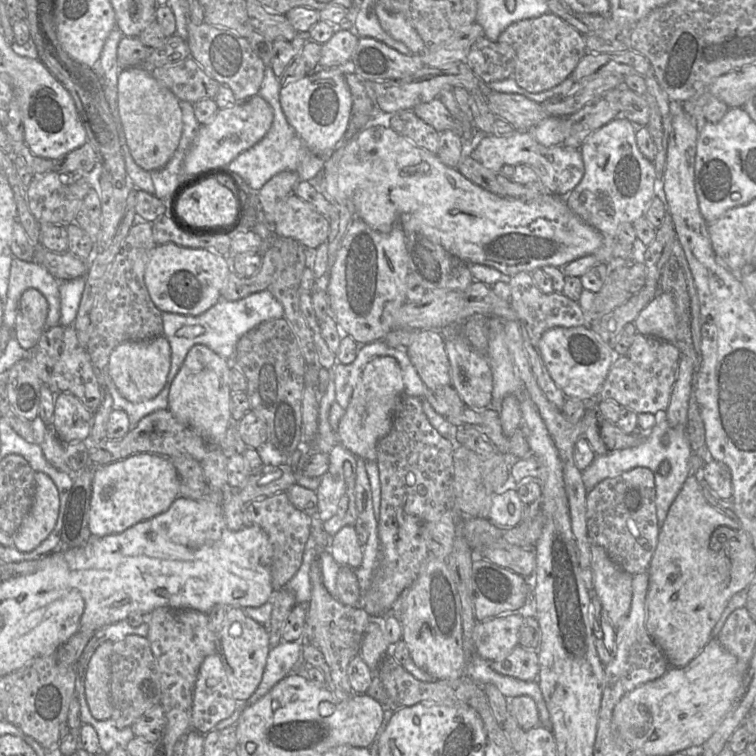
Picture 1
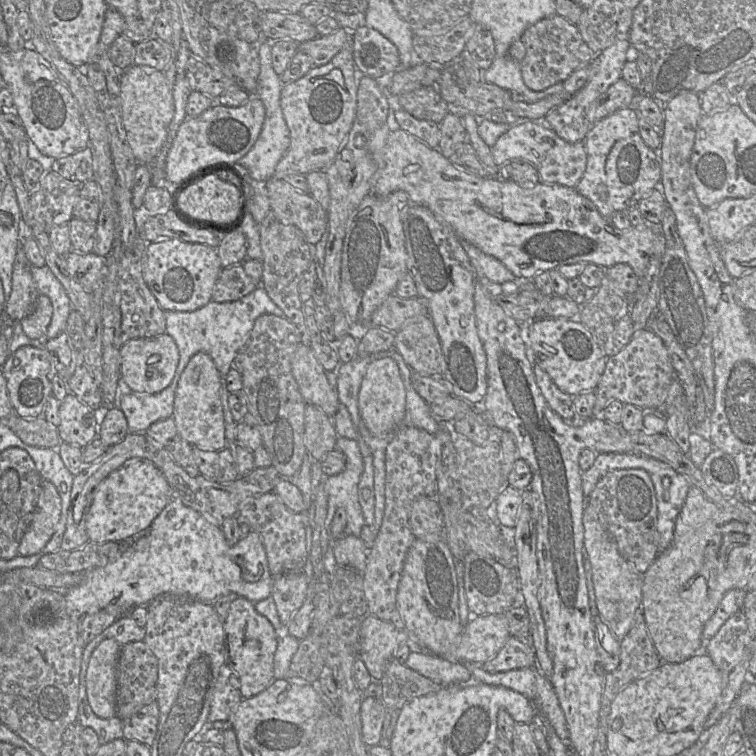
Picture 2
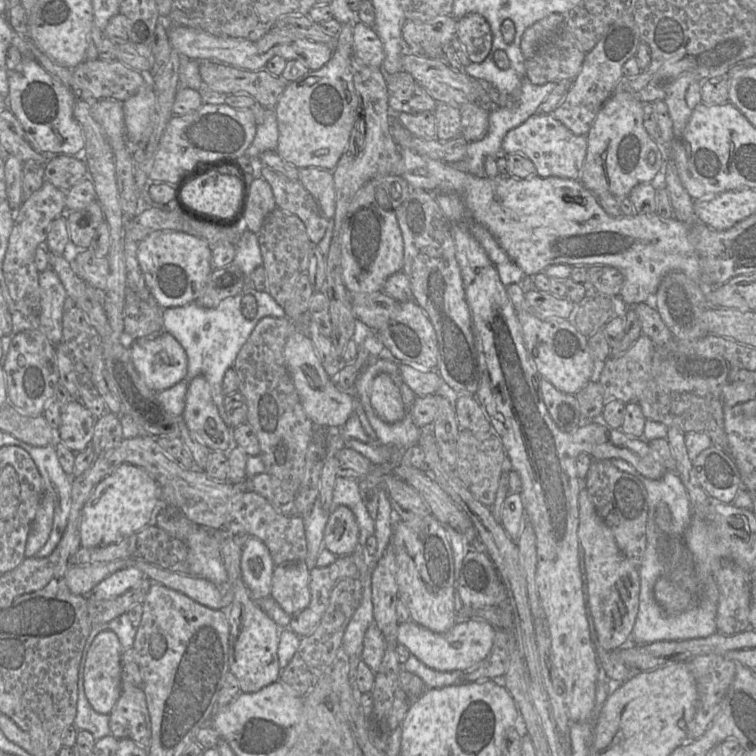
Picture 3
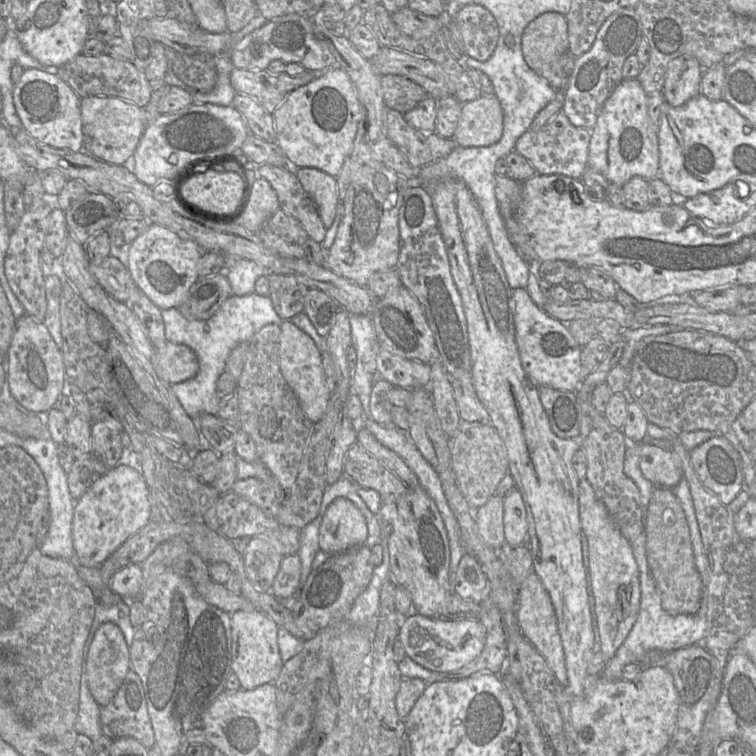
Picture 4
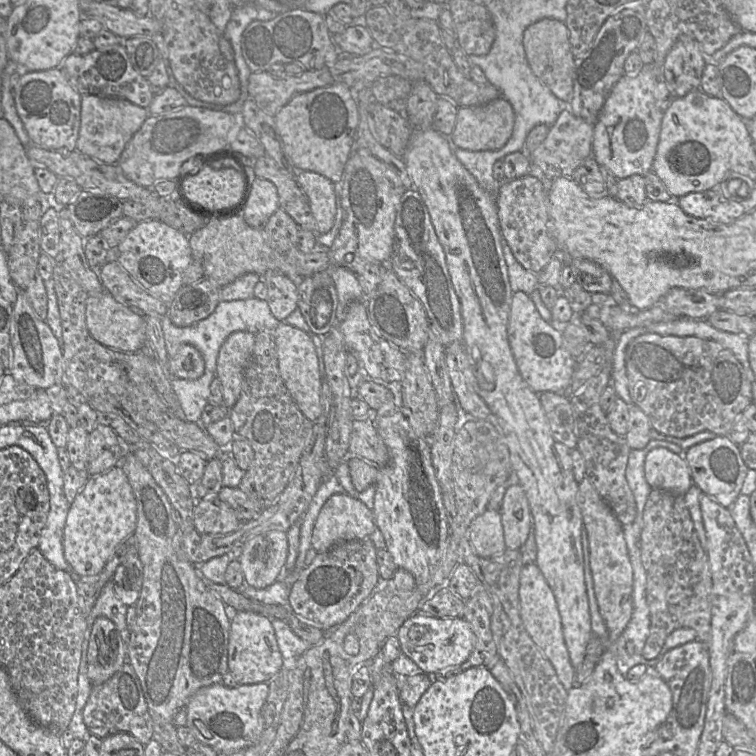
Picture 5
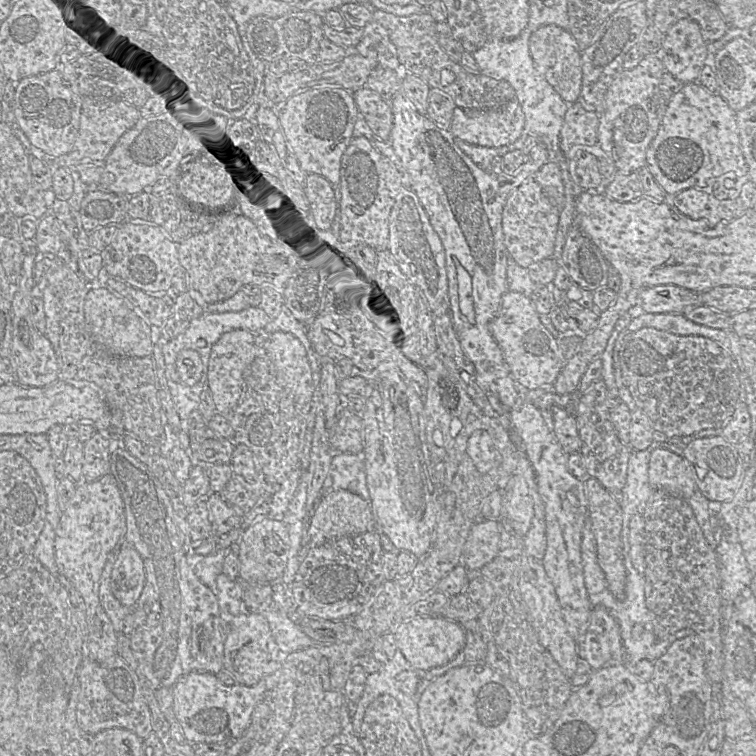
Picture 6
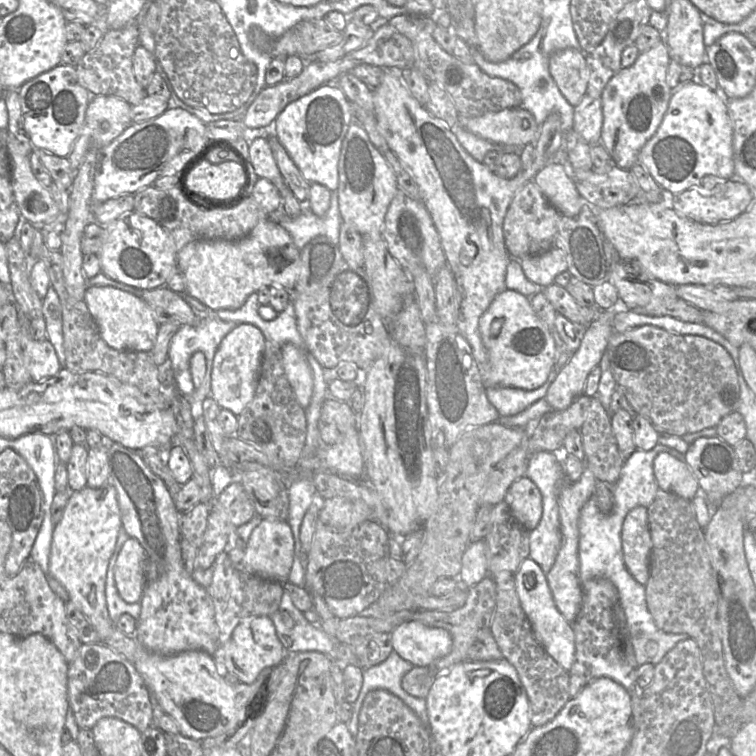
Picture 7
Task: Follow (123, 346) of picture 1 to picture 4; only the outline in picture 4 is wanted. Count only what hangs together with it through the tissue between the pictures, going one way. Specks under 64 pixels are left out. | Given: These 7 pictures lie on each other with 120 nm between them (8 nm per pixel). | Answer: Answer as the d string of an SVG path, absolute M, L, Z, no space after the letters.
M166 341L155 348L153 367L158 377L168 383L181 383L196 376L199 363L195 352L184 344Z

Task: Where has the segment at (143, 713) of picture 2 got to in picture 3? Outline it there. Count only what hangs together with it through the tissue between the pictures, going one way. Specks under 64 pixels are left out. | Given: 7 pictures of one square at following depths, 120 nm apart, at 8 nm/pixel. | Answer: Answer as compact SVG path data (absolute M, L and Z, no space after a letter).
M139 687L122 690L109 713L111 735L116 739L131 739L148 749L151 743L151 721L143 690Z

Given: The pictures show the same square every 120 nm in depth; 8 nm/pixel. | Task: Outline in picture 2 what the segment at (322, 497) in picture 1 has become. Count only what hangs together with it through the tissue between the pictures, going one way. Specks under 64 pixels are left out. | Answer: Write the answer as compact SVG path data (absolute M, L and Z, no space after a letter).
M338 437L336 441L336 448L344 453L346 456L346 467L339 474L332 476L325 476L323 479L323 486L327 493L327 515L326 527L329 531L329 526L334 517L337 508L341 507L346 510L347 524L343 532L343 536L354 535L359 536L361 529L365 524L361 505L358 501L358 483L364 469L363 458L360 452L360 447L357 440L346 437Z

